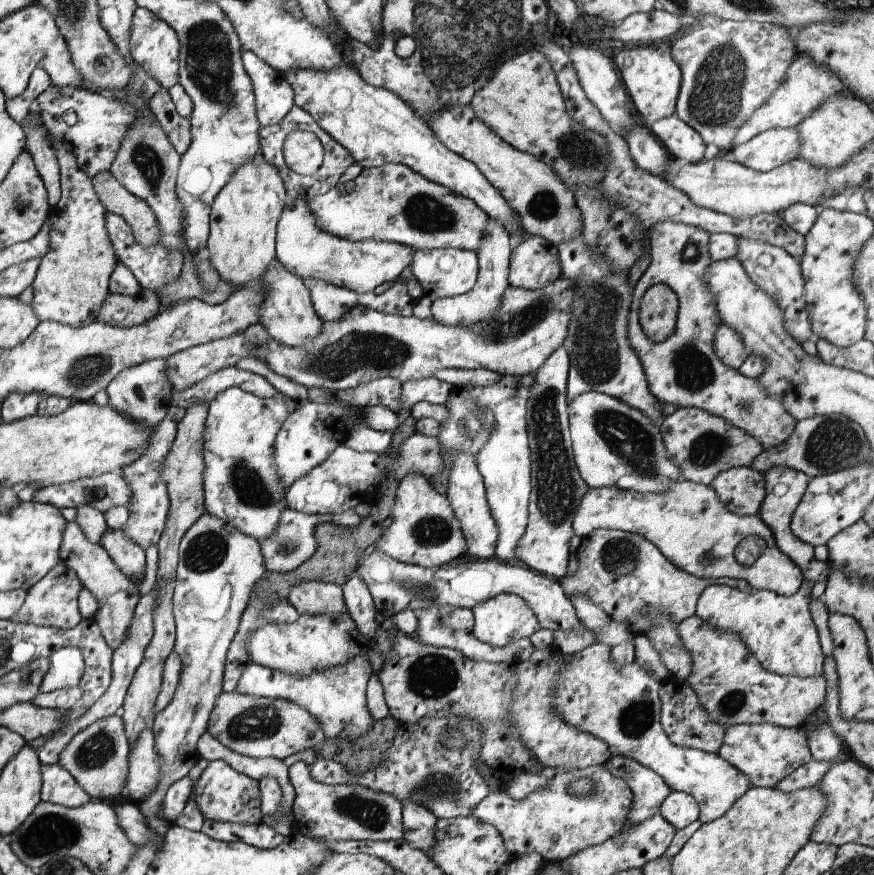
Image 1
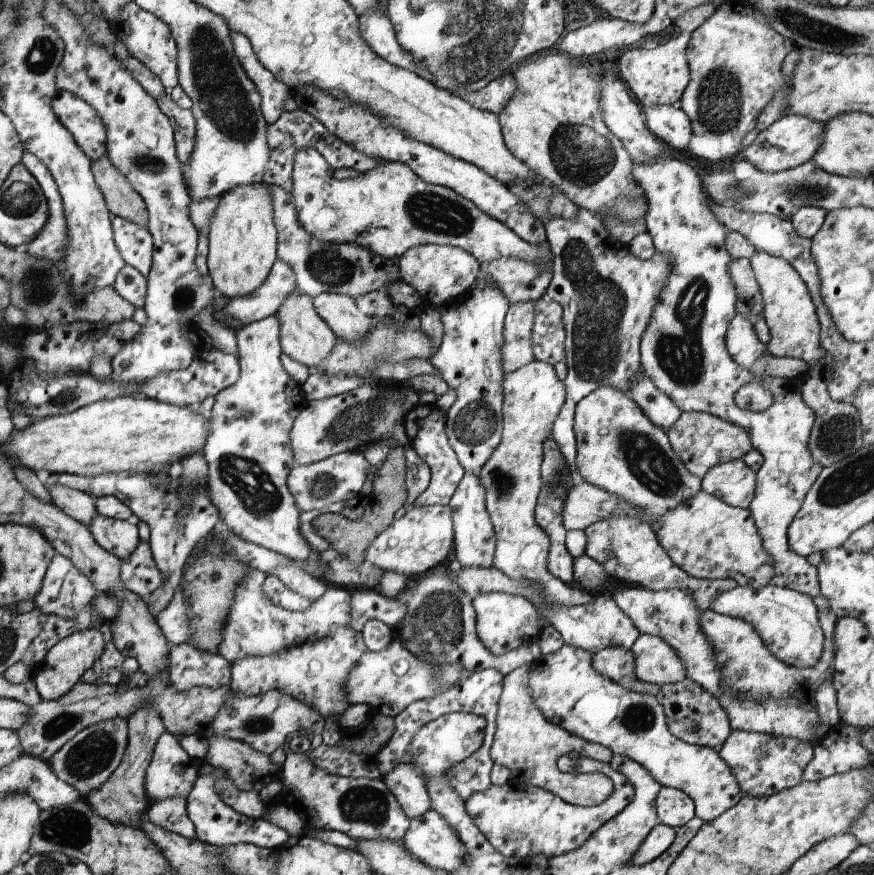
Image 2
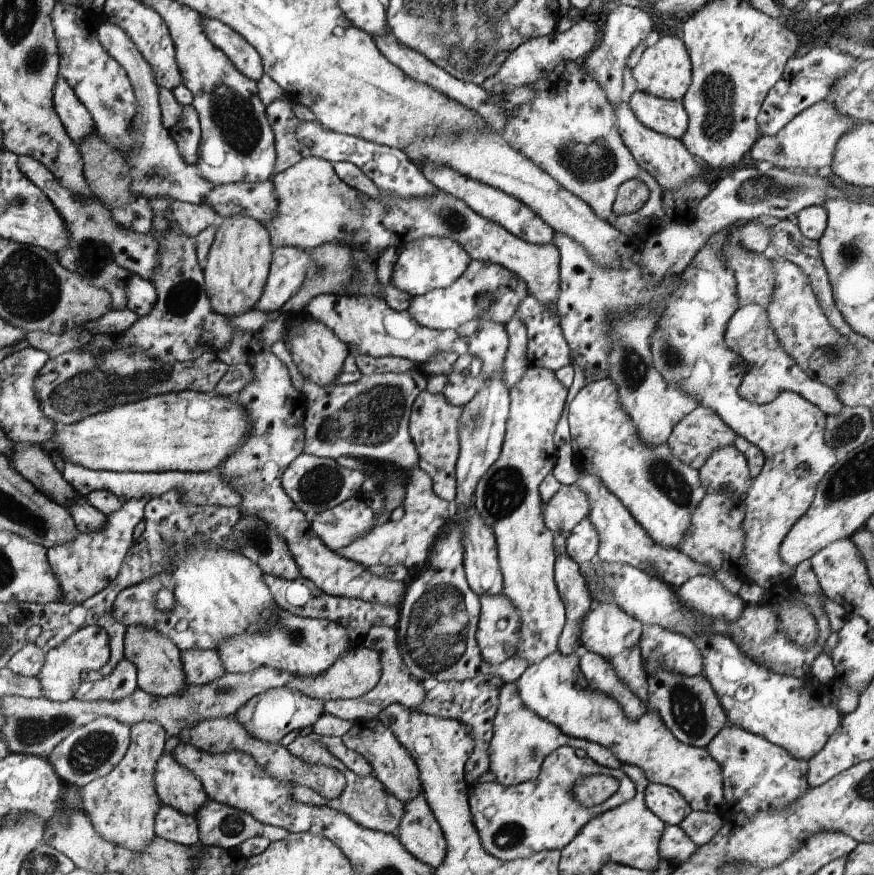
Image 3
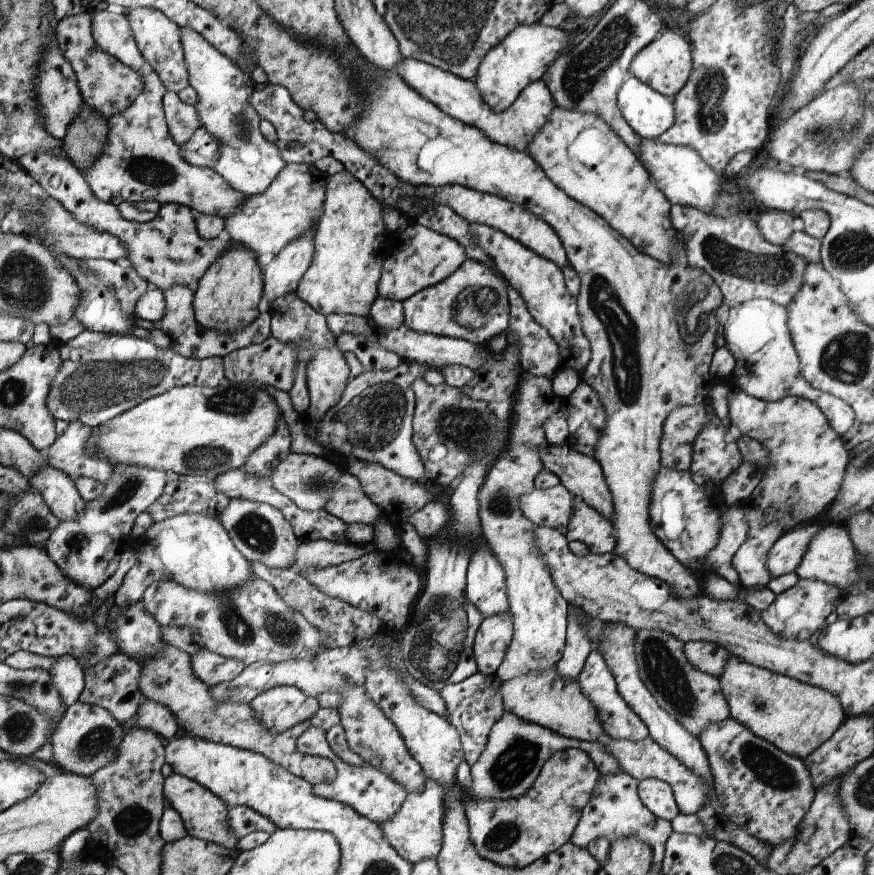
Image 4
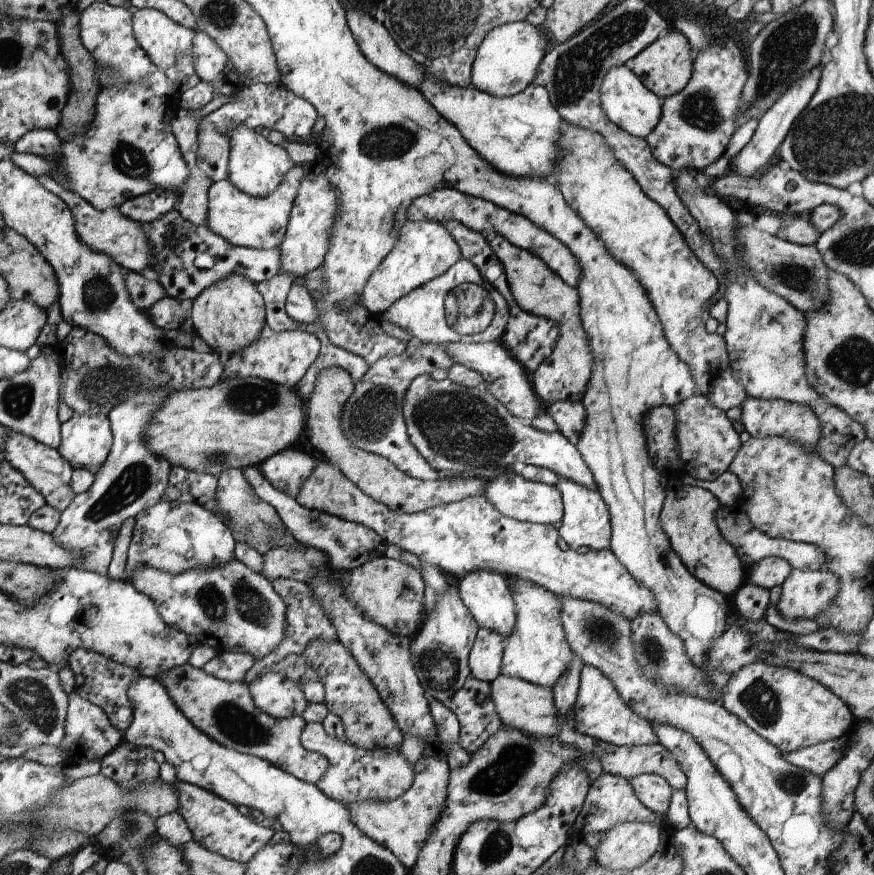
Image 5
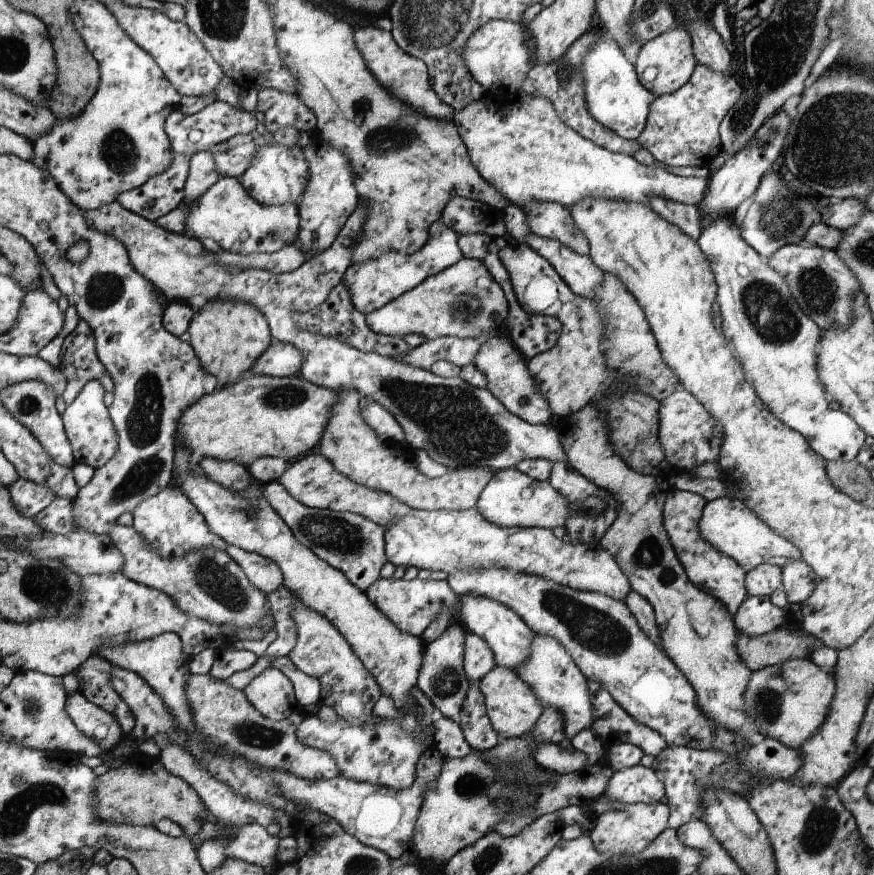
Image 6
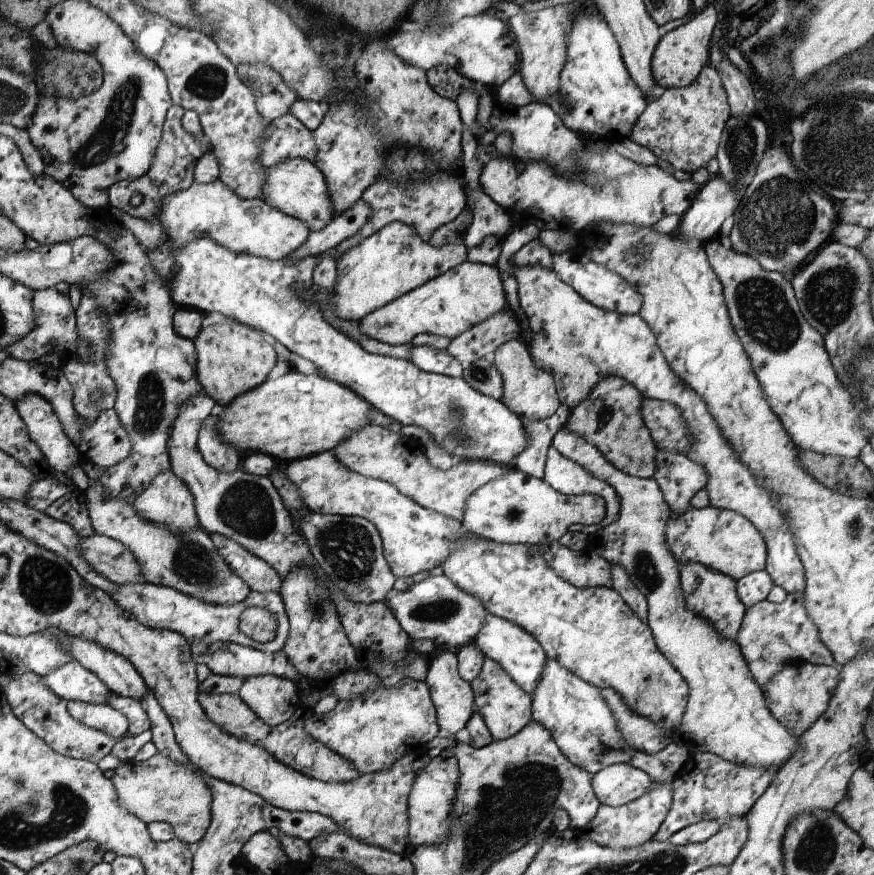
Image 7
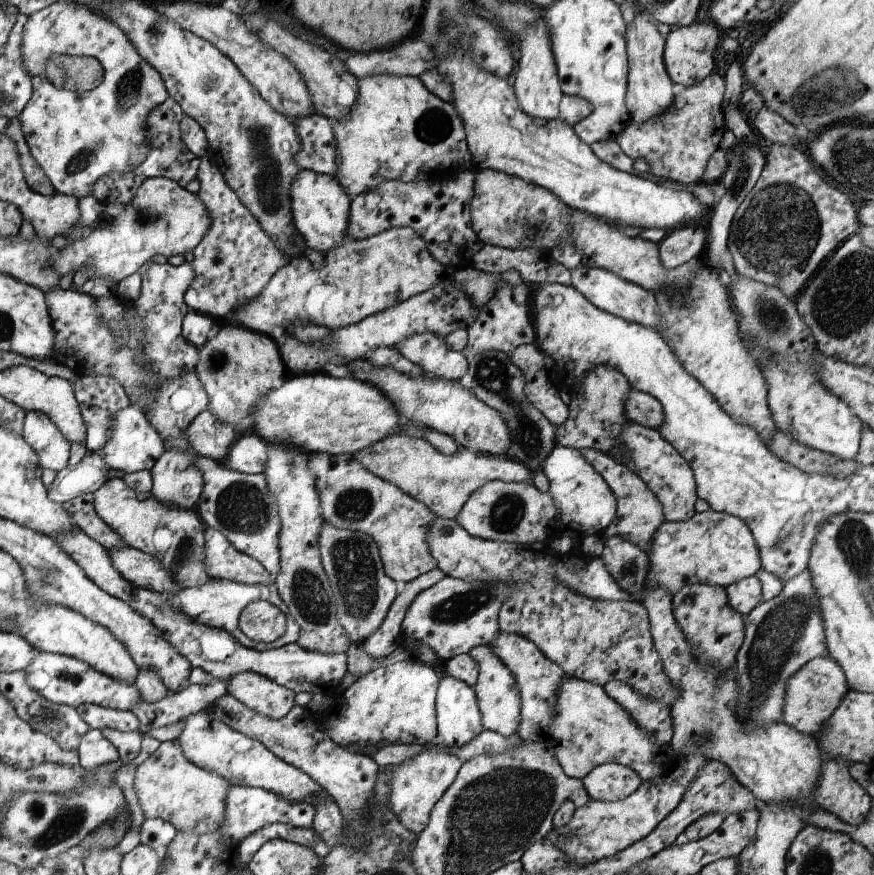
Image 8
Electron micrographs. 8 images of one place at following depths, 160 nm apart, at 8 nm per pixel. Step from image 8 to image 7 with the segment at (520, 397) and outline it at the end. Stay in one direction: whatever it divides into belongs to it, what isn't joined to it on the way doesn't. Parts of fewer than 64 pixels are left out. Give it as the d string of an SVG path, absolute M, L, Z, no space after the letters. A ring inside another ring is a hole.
M491 357L470 363L470 366L463 369L461 377L474 390L501 401L502 395L504 395L503 378L498 369L493 365ZM560 405L549 419L538 421L522 418L529 436L529 443L520 454L515 456L511 466L527 475L542 479L548 449L553 442L554 435L566 426L570 413L571 410L567 406Z

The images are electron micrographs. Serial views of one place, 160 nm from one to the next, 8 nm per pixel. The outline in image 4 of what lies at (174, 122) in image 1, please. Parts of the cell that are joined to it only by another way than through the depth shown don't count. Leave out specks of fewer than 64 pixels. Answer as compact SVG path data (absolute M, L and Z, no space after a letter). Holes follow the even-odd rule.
M200 126L184 144L180 144L180 152L190 164L211 168L219 157L218 147L218 140Z

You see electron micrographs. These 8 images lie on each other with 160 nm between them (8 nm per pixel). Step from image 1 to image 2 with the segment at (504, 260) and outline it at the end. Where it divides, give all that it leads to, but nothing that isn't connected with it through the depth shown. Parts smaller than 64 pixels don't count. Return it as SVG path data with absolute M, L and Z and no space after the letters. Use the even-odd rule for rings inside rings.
M476 279L466 294L440 307L444 334L438 350L429 361L441 372L441 377L453 388L456 394L452 406L445 412L446 434L450 444L464 467L465 472L478 475L482 465L490 458L498 446L503 431L503 390L502 379L506 374L501 365L501 346L503 343L503 321L509 309L509 300L492 281Z

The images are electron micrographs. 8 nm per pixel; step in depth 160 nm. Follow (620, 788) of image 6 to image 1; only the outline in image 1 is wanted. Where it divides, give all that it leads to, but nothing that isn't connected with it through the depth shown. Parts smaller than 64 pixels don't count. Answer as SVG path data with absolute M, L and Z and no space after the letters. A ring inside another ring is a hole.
M672 791L660 805L659 811L677 831L699 819L700 807L691 794Z

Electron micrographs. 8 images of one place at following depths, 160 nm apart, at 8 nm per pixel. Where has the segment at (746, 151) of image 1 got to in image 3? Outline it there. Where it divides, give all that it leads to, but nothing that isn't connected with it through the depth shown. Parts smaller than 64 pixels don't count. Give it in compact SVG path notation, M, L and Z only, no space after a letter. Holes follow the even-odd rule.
M822 100L799 112L778 134L758 137L746 157L751 162L770 162L774 168L821 170L830 167L835 144L854 123L858 123L858 120L839 113L831 101Z

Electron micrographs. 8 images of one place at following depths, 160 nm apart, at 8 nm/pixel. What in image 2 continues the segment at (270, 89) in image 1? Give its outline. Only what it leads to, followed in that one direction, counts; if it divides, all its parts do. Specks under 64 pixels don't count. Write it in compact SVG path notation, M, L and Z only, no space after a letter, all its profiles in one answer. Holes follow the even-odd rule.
M231 32L233 48L245 72L254 80L258 92L261 93L261 111L267 124L272 124L284 111L285 100L292 96L289 86L277 79L257 59L252 42L240 33Z

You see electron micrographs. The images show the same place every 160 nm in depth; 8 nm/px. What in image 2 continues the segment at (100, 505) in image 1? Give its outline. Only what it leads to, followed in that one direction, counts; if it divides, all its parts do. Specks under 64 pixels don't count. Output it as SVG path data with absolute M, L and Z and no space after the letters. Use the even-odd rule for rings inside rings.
M126 471L114 474L102 473L95 477L83 477L82 475L67 475L66 473L62 473L59 476L58 483L83 493L89 493L89 495L93 496L96 500L105 496L116 497L120 502L123 502L130 508L134 514L134 520L144 521L148 524L151 530L149 545L151 546L154 562L159 572L162 573L163 583L148 596L144 596L144 598L147 598L145 602L148 604L150 614L156 619L157 624L159 614L169 605L176 589L181 586L184 568L187 560L191 558L194 547L210 534L213 530L213 525L219 521L219 512L216 505L213 505L212 501L205 494L205 490L207 489L206 485L199 487L199 495L197 497L194 499L191 498L190 508L188 510L188 503L182 501L177 492L183 485L180 478L174 480L168 478L164 481L160 481L154 474L131 473Z

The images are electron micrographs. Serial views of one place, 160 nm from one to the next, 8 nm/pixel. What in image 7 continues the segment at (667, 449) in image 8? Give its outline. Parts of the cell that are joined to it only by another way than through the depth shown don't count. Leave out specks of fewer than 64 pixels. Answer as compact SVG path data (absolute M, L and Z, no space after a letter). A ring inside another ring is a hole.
M658 452L657 471L653 477L671 508L672 517L683 515L691 508L692 497L708 484L708 471L702 463L682 453Z

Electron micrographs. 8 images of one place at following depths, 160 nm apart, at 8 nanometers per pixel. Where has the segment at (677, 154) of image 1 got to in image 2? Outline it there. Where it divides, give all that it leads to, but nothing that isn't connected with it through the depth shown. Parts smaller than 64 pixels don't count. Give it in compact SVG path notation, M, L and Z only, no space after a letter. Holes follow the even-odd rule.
M654 105L643 110L652 134L676 150L686 150L693 137L692 123L678 105Z

